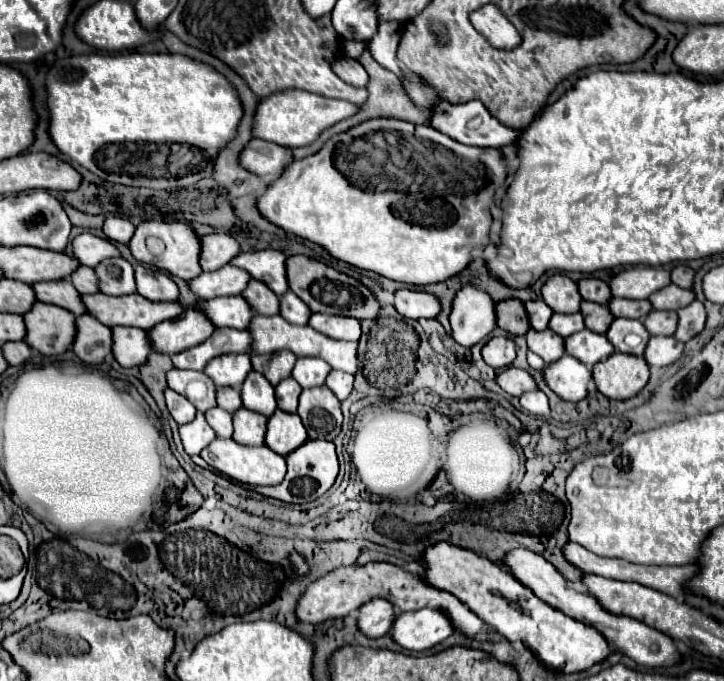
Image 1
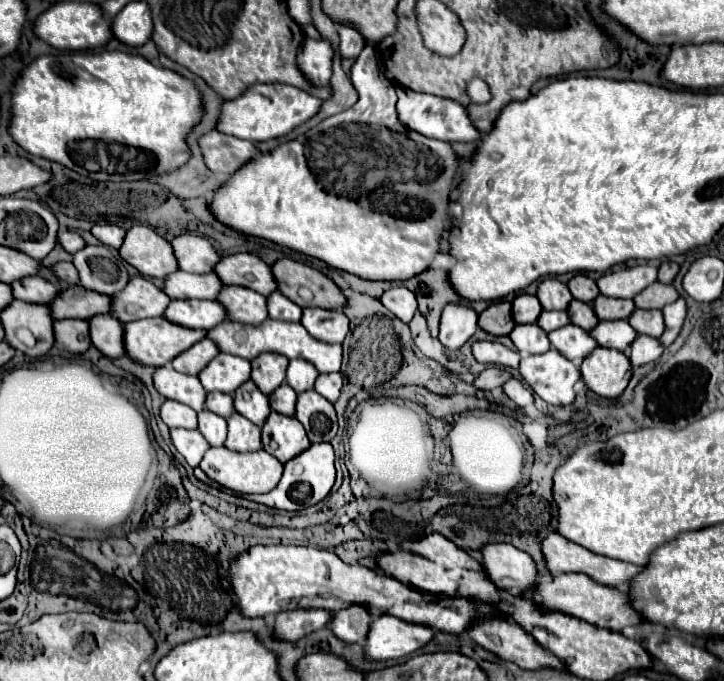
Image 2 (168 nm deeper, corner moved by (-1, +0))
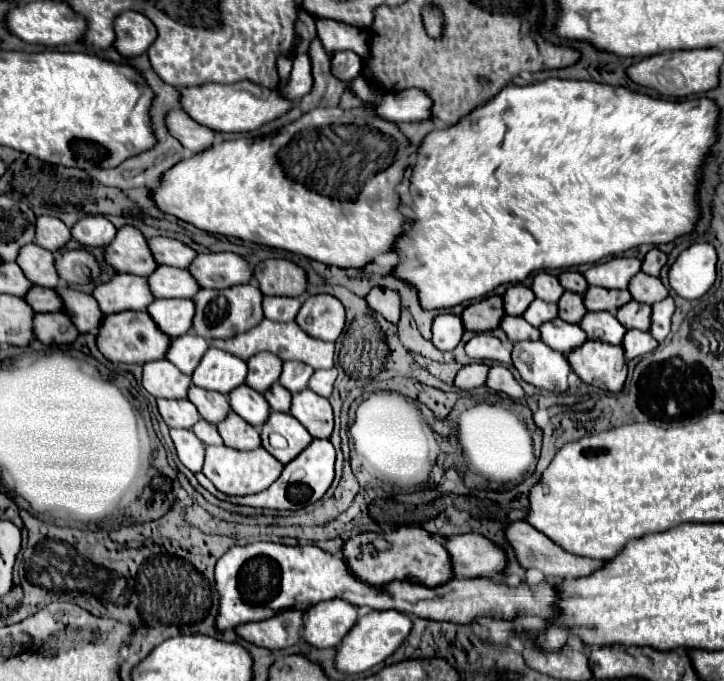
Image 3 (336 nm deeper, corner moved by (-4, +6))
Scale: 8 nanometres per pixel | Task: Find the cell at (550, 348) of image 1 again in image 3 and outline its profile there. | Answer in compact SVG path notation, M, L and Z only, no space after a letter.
M502 316L500 328L506 332L508 340L520 342L520 340L540 340L540 332L530 326L522 316Z

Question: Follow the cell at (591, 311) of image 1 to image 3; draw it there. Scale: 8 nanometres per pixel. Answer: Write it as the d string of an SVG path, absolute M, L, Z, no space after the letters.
M564 292L560 296L560 300L558 300L558 318L562 318L564 322L578 324L584 314L586 314L586 308L584 308L584 302L582 302L580 294Z

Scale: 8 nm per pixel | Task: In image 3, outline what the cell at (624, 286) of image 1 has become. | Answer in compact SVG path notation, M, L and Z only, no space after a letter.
M618 256L608 262L596 264L584 272L586 282L590 286L602 286L602 288L616 288L622 290L628 286L630 278L640 272L642 262L638 258L626 258Z

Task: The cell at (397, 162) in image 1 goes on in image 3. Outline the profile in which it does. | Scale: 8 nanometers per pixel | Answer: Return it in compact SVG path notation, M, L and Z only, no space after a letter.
M362 106L364 110L356 110L354 120L352 120L352 110L342 110L342 108L314 108L310 112L306 112L304 116L300 116L298 120L282 126L280 130L262 136L262 138L240 138L240 140L224 140L224 142L216 142L210 148L174 164L174 168L166 170L158 182L158 186L154 186L150 190L152 202L156 204L158 210L162 210L164 214L172 214L182 222L188 222L200 230L212 232L212 234L222 234L222 236L232 236L232 238L240 238L246 242L254 242L254 244L262 244L262 246L270 246L270 248L280 248L280 250L288 250L294 254L302 254L306 258L324 262L324 264L332 264L332 266L340 266L340 268L362 268L370 258L374 258L376 254L384 254L390 252L390 246L394 244L394 236L402 234L402 224L404 224L404 216L398 212L400 206L400 194L396 192L396 186L400 184L400 180L404 178L404 170L412 164L414 160L414 144L410 140L404 138L404 134L388 120L382 120L372 108Z

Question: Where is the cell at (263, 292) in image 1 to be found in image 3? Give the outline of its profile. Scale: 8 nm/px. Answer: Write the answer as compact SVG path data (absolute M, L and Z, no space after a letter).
M238 284L232 288L224 290L198 290L194 294L194 304L196 304L196 316L194 316L194 334L202 336L204 340L212 338L230 338L236 336L238 332L246 332L254 328L262 318L262 292L254 284Z

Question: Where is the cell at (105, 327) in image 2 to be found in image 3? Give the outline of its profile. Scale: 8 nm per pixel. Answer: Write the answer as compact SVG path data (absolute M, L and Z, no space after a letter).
M62 284L56 286L54 290L62 298L62 312L66 312L66 316L70 316L70 320L74 320L74 326L78 328L78 332L96 332L98 330L104 314L98 310L98 304L90 294L78 292L78 290L62 286Z

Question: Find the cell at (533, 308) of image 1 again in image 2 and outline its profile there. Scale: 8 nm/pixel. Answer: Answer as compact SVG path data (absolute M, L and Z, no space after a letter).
M521 294L513 300L513 320L517 324L533 324L539 318L539 312L543 312L537 296Z

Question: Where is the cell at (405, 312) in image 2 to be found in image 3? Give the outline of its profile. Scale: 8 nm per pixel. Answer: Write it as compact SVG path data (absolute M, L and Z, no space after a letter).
M372 288L366 294L364 300L366 300L368 308L378 312L386 320L390 320L392 324L398 322L398 318L400 318L400 296L396 292L382 290L382 288Z

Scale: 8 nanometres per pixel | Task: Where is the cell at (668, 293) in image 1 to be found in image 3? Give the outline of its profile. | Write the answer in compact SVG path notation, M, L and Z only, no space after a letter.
M638 272L638 276L634 276L634 280L630 280L628 290L636 302L644 302L644 304L654 304L668 296L668 290L660 282L660 278L648 276L644 272Z

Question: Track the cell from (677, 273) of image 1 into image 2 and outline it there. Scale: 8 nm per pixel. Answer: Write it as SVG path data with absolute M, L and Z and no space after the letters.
M663 262L661 268L659 268L659 282L673 284L677 274L679 274L679 264L675 264L675 262Z

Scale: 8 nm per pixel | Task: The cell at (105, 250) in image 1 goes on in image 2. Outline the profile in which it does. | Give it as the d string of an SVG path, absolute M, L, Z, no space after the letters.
M65 230L65 232L59 232L59 242L63 244L63 248L69 252L69 254L75 254L79 250L83 250L87 244L85 240L77 234L77 232L71 232L71 230Z

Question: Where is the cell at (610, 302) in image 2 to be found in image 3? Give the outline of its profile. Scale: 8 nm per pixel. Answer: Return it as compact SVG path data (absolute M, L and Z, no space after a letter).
M588 286L582 298L586 310L606 310L606 312L616 312L622 304L632 300L628 290L606 290L598 286Z

